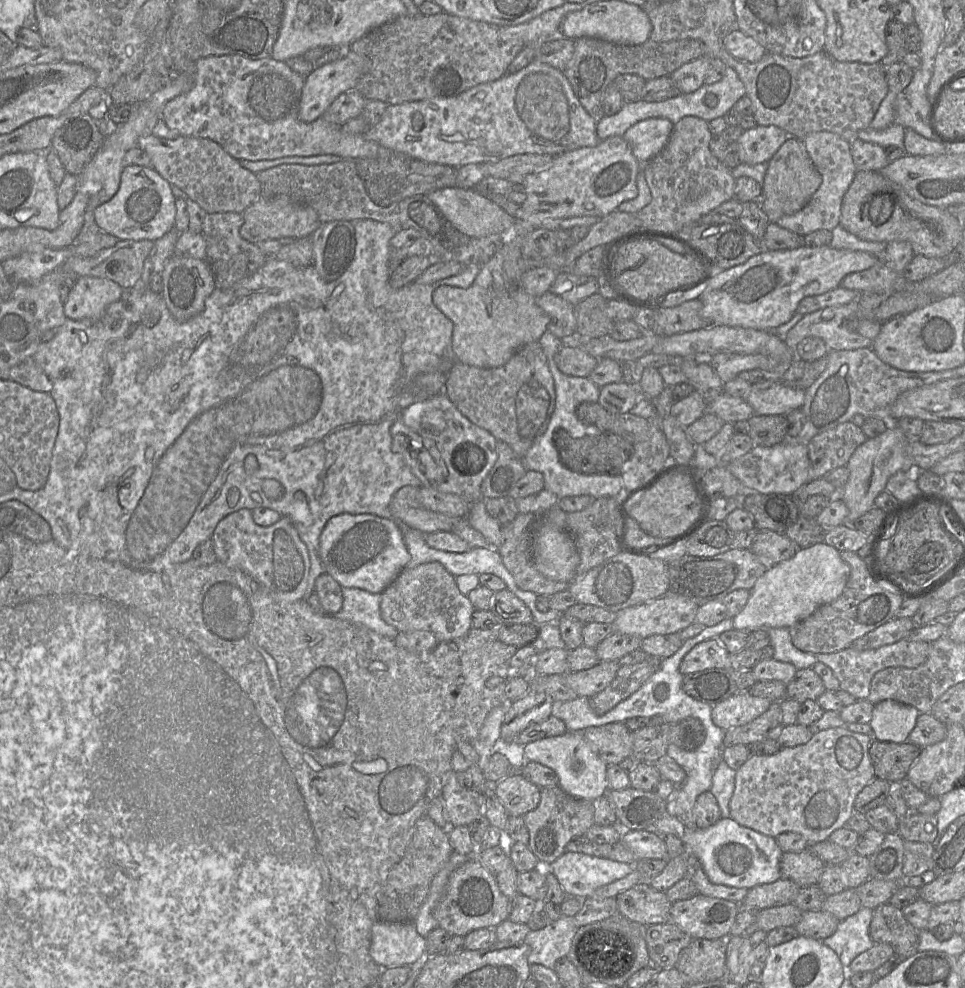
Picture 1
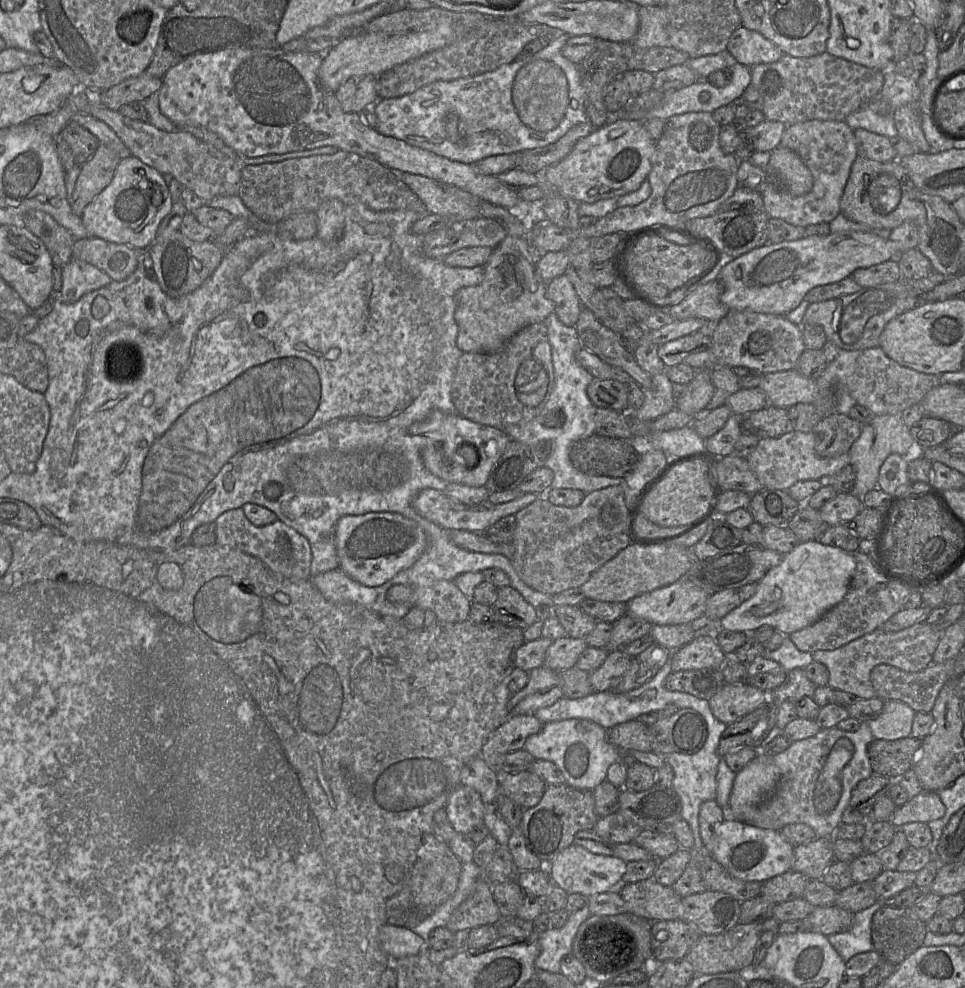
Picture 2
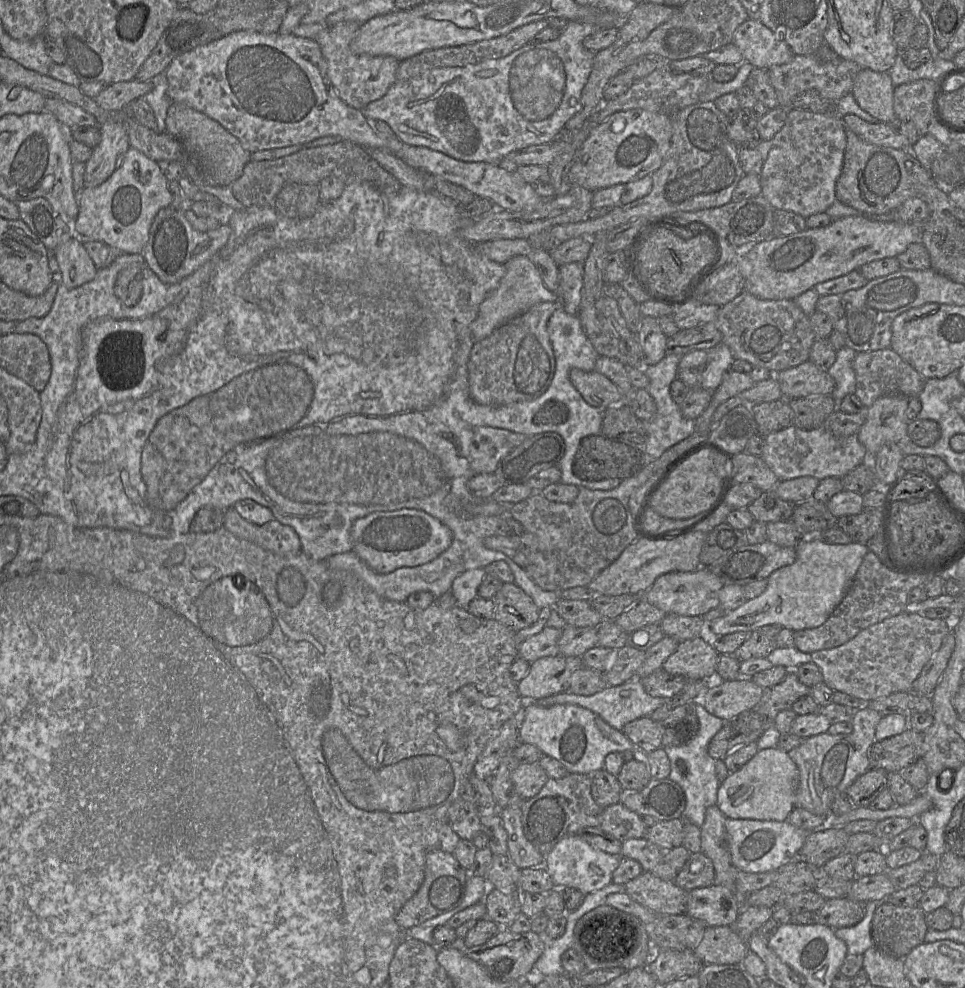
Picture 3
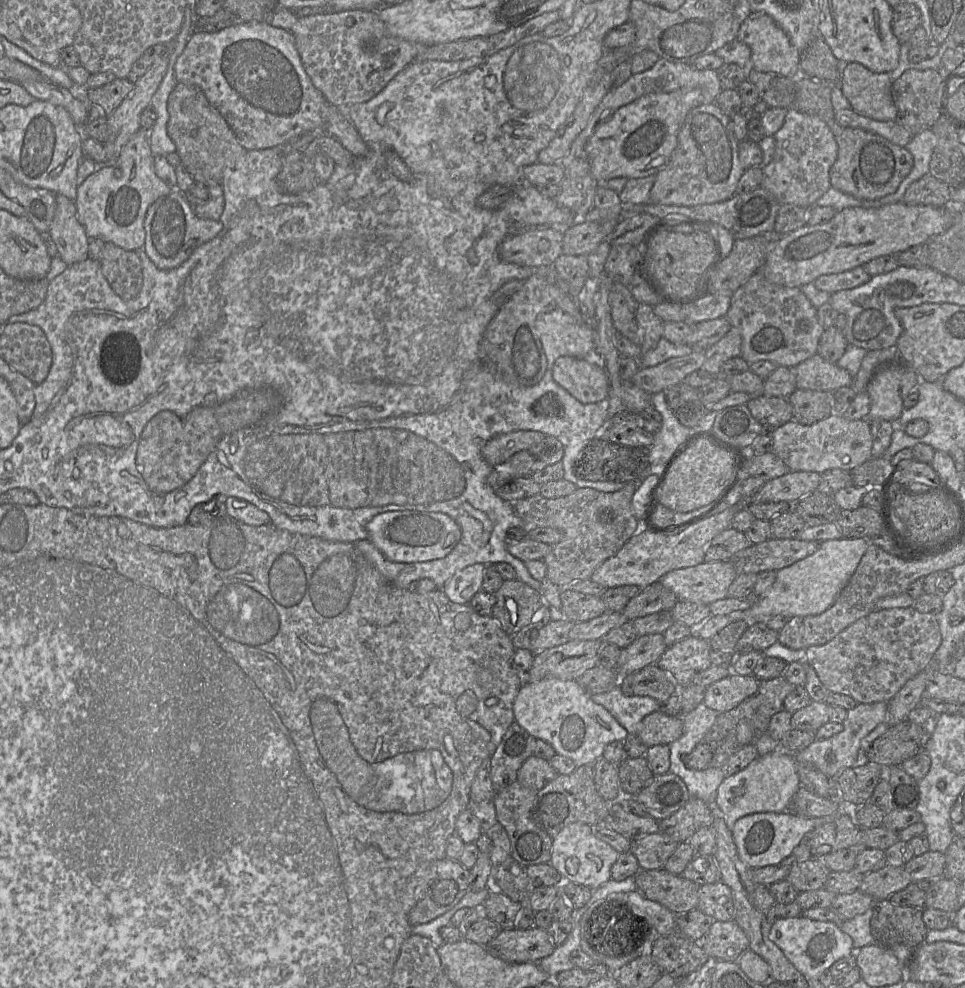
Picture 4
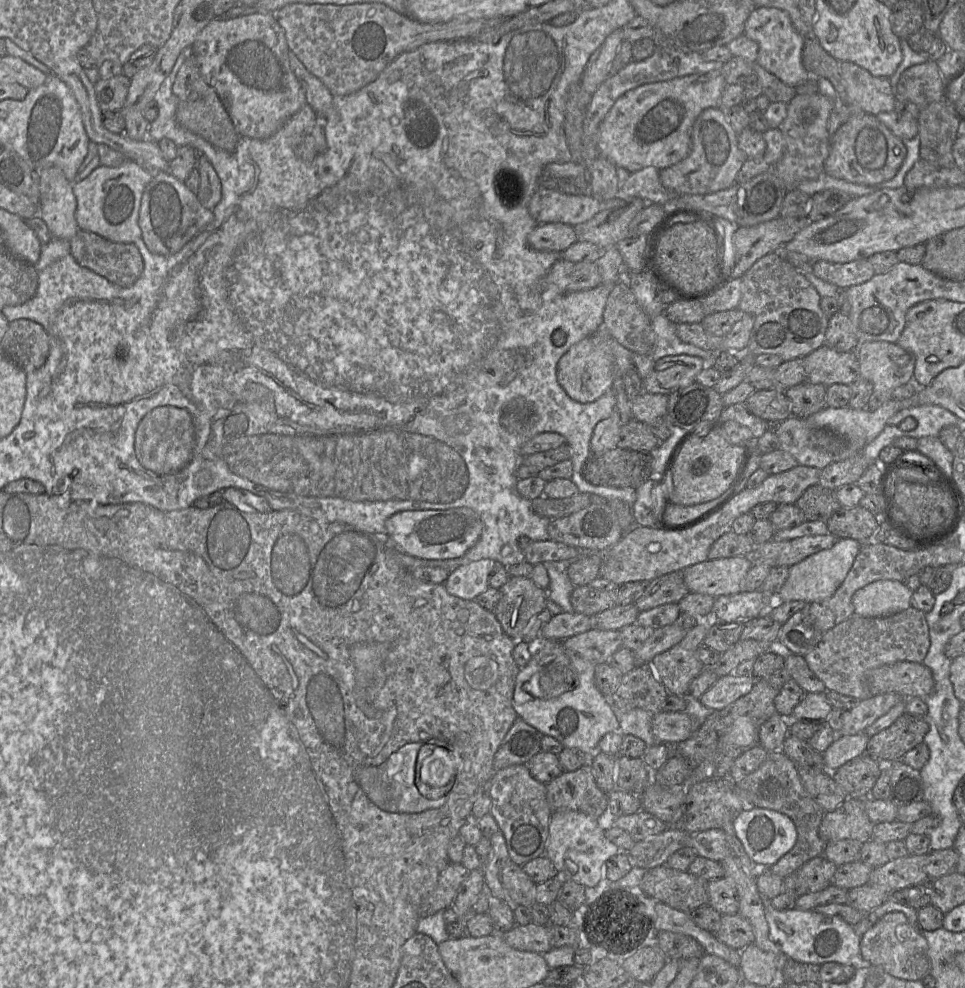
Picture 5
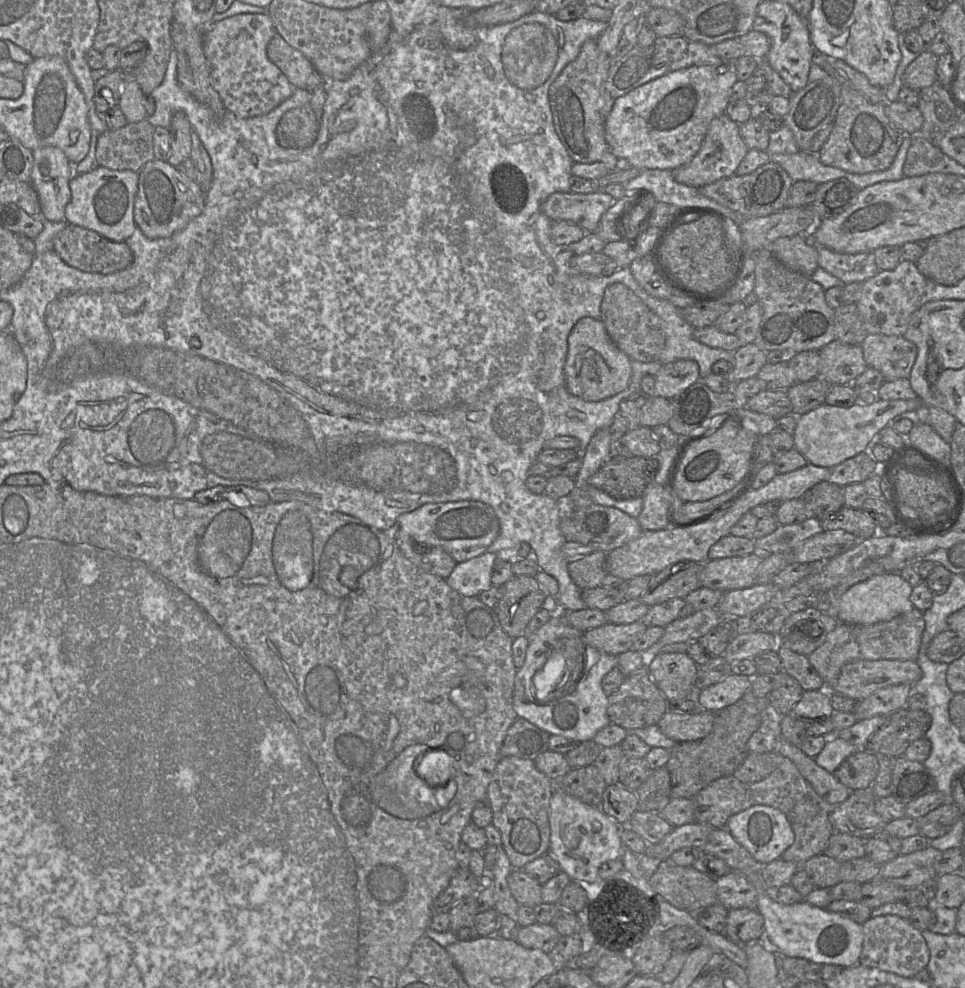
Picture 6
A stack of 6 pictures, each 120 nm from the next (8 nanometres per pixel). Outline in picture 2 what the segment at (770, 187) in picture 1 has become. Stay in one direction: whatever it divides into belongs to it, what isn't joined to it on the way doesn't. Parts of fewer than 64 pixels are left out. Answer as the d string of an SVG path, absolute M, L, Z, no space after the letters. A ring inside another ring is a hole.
M778 146L771 151L765 172L767 180L792 196L802 196L811 191L813 176L797 153Z

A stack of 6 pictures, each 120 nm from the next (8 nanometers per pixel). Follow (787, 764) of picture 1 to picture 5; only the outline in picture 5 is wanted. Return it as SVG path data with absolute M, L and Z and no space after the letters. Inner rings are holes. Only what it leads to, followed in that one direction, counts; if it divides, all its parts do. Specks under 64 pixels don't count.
M895 693L872 695L860 700L853 709L844 712L844 724L838 735L854 735L864 732L878 718L885 715L893 706L904 700Z

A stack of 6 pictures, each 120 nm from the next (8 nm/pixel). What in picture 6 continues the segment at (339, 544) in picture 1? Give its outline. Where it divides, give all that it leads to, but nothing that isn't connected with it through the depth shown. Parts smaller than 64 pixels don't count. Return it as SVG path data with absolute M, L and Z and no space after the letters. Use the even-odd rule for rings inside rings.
M463 500L444 503L427 503L411 512L403 513L397 518L396 528L392 531L394 538L396 532L409 534L421 548L443 549L459 563L484 554L499 535L500 524L491 506L479 501Z

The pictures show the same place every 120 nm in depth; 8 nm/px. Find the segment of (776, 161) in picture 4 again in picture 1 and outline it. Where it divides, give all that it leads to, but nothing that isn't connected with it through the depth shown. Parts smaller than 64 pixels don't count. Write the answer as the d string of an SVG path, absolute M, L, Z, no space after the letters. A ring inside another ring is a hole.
M828 131L814 132L805 136L802 142L815 168L821 174L822 182L801 210L792 215L781 217L777 224L805 236L817 230L832 231L840 224L842 200L857 170L851 156L851 143L839 135Z

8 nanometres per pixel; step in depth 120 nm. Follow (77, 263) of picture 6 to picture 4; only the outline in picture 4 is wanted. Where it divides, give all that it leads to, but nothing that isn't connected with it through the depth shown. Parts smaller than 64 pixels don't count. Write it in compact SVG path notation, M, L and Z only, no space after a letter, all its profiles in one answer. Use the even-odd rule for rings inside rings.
M90 238L88 259L100 264L107 282L121 299L132 301L138 297L142 289L143 272L137 252L98 238Z

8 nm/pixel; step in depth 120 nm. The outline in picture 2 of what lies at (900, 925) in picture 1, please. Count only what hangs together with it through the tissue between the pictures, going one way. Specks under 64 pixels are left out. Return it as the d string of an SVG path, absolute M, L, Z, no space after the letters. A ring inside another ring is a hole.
M881 906L872 917L871 939L874 950L881 955L884 961L893 965L899 965L922 947L927 932L927 923L921 921L911 908Z

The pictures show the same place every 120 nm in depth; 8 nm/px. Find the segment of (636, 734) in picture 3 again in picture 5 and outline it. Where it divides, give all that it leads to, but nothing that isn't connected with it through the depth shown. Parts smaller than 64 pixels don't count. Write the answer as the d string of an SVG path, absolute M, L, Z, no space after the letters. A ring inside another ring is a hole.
M661 711L652 716L652 732L659 743L676 745L692 737L702 722L687 712Z

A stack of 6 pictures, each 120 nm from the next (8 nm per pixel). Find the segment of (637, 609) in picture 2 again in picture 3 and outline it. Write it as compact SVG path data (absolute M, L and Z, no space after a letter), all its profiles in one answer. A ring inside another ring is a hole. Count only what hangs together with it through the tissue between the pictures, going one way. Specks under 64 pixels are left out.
M700 566L690 572L669 572L659 576L640 597L665 614L703 616L709 610L719 607L719 591L722 587L723 583L714 573Z

